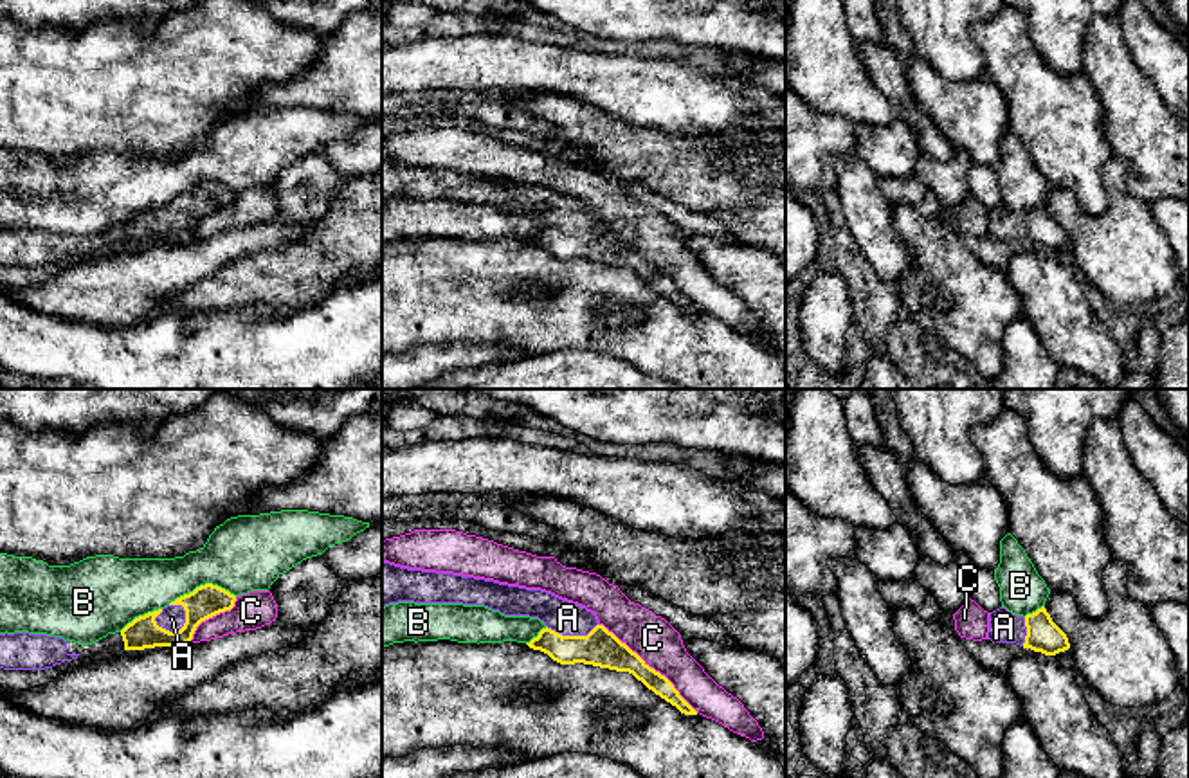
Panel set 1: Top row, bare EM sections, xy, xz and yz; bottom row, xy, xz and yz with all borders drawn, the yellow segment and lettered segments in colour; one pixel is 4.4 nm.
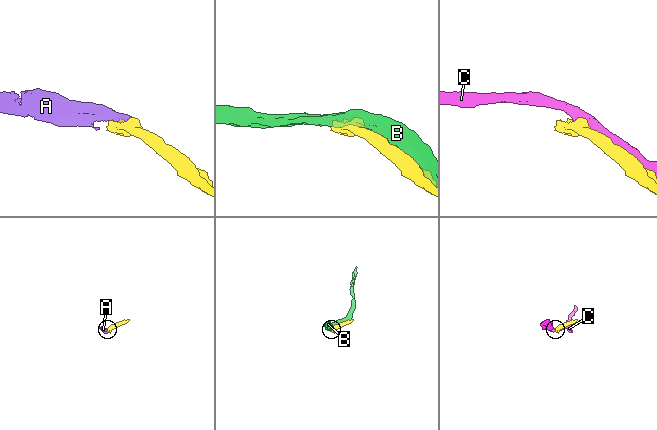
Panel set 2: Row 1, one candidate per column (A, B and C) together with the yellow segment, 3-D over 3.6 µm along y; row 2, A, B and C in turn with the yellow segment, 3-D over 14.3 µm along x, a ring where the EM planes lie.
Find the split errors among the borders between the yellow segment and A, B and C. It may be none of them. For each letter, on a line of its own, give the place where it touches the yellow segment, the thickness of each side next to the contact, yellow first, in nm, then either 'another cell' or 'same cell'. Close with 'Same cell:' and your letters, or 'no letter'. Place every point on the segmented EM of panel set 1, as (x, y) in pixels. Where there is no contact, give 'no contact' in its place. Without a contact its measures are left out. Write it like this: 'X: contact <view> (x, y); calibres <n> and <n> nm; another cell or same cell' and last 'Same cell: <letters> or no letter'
A: contact xy (177, 631); calibres 150 and 120 nm; same cell
B: contact xy (200, 586); calibres 150 and 340 nm; another cell
C: contact xz (647, 665); calibres 160 and 200 nm; another cell
Same cell: A

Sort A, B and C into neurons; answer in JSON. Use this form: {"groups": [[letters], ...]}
{"groups": [["A"], ["B"], ["C"]]}

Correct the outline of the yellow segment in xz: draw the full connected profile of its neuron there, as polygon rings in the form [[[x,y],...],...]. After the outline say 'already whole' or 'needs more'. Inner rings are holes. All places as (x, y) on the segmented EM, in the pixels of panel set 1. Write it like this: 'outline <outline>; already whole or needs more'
outline [[[382,562],[382,609],[398,602],[485,605],[504,616],[539,618],[546,627],[526,643],[530,648],[560,665],[629,672],[681,713],[697,715],[674,684],[600,625],[594,612],[551,593]]]; needs more

